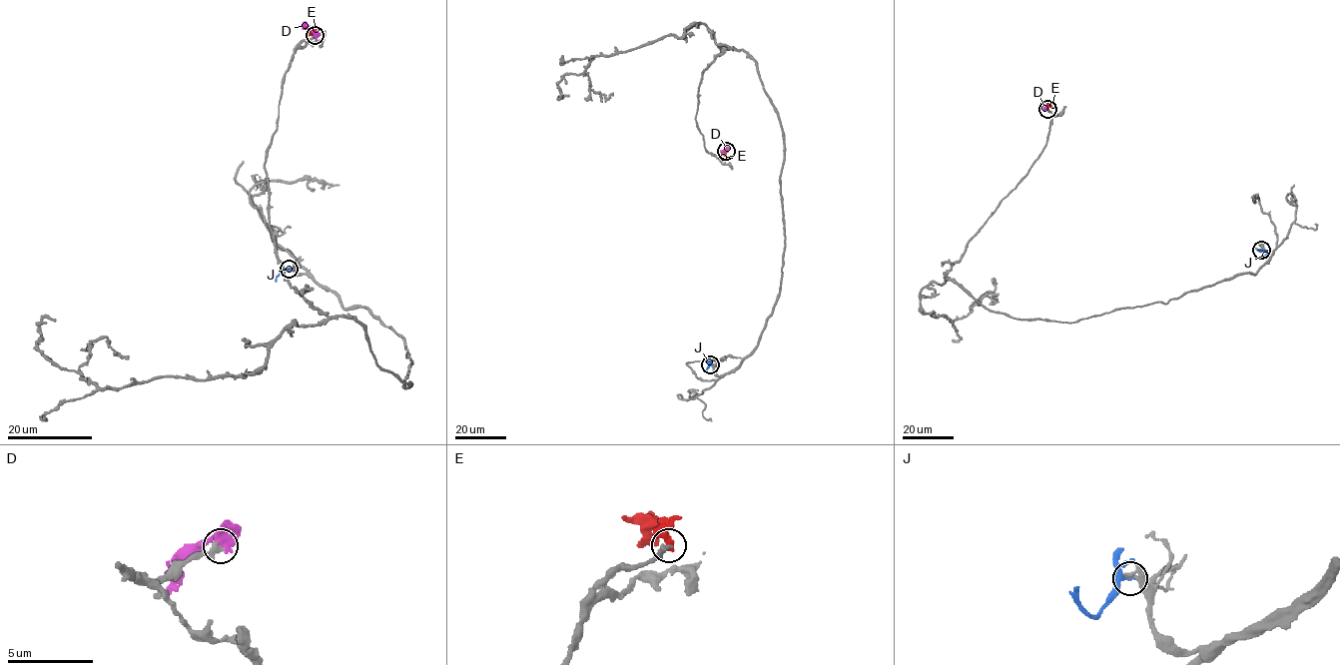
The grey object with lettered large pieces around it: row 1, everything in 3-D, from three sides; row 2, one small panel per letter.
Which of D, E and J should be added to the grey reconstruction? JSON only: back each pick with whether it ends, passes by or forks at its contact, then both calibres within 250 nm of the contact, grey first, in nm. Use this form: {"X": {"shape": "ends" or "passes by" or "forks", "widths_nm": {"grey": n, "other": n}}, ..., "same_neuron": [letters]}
{"D": {"shape": "passes by", "widths_nm": {"grey": 360, "other": 500}}, "same_neuron": ["D"]}

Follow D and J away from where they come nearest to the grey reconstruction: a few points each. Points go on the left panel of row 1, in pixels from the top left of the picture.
D: (315, 35), (308, 26), (302, 26)
J: (289, 269), (280, 272), (277, 282)

